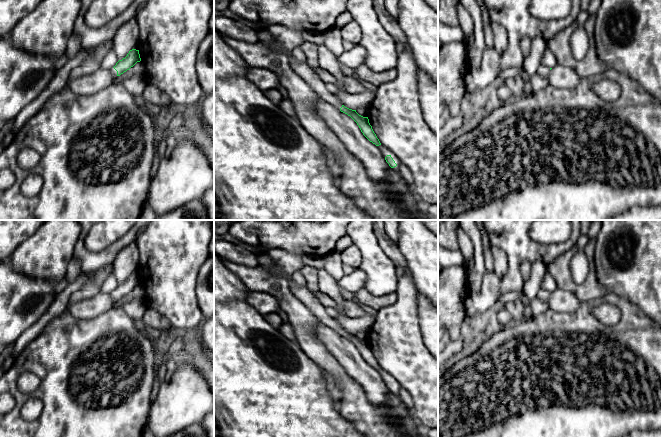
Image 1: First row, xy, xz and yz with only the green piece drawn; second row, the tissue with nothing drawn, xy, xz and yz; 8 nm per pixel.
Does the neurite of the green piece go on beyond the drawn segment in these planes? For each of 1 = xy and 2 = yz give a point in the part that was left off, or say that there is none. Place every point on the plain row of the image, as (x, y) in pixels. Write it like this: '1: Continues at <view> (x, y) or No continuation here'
1: Continues at xy (113, 295)
2: No continuation here

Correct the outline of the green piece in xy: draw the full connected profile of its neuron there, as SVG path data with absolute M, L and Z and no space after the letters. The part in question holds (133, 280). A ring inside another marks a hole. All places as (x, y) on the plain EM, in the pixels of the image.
M132 273L129 275L127 280L122 284L119 284L114 291L110 293L113 300L120 300L131 291L133 291L137 286L140 286L139 274Z

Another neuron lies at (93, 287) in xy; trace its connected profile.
M113 264L100 268L90 274L90 280L81 289L70 296L69 303L75 304L90 299L101 292L104 281L113 275Z

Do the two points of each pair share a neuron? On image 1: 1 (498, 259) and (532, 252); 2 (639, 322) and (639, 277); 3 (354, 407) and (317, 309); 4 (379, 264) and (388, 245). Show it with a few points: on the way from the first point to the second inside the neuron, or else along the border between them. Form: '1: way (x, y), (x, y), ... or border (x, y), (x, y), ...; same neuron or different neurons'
1: border (494, 245), (507, 258), (507, 273), (501, 279); different neurons
2: border (618, 297), (626, 297), (650, 318); different neurons
3: border (302, 303), (318, 320); different neurons
4: border (373, 231), (379, 246), (395, 266); different neurons

